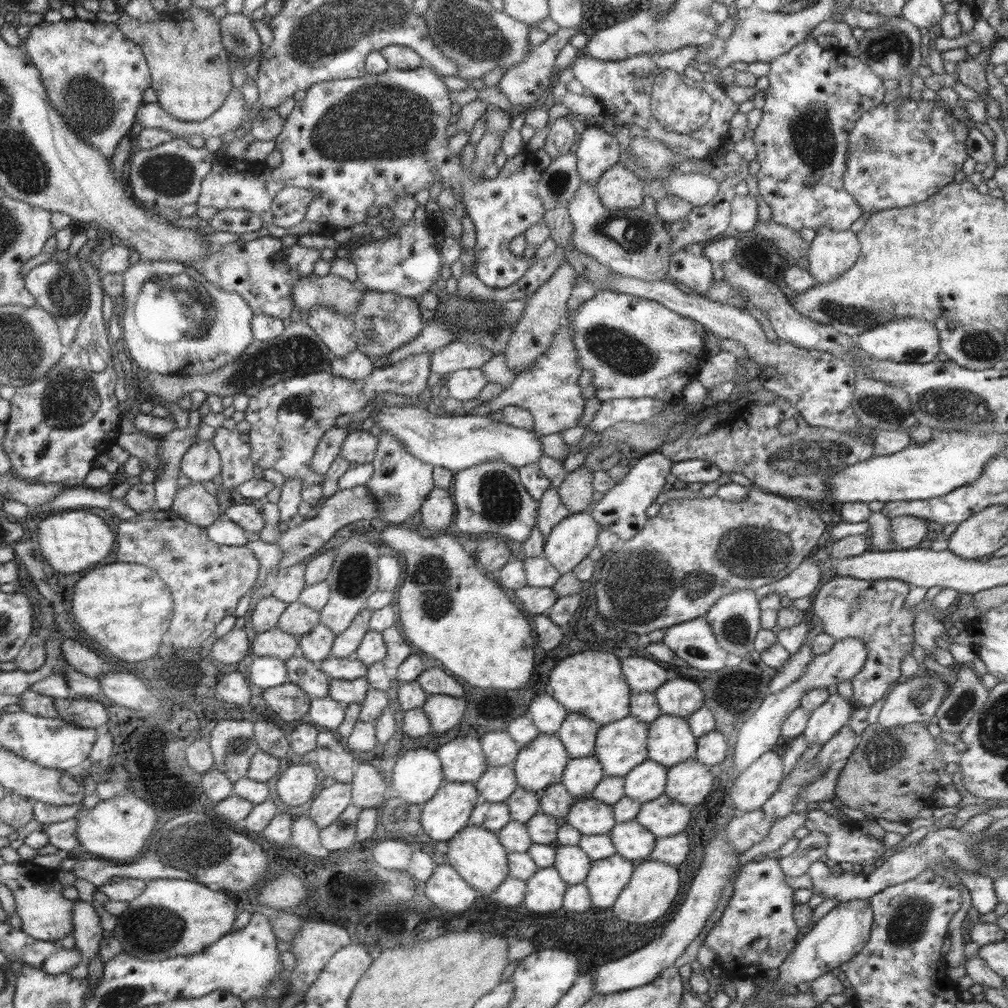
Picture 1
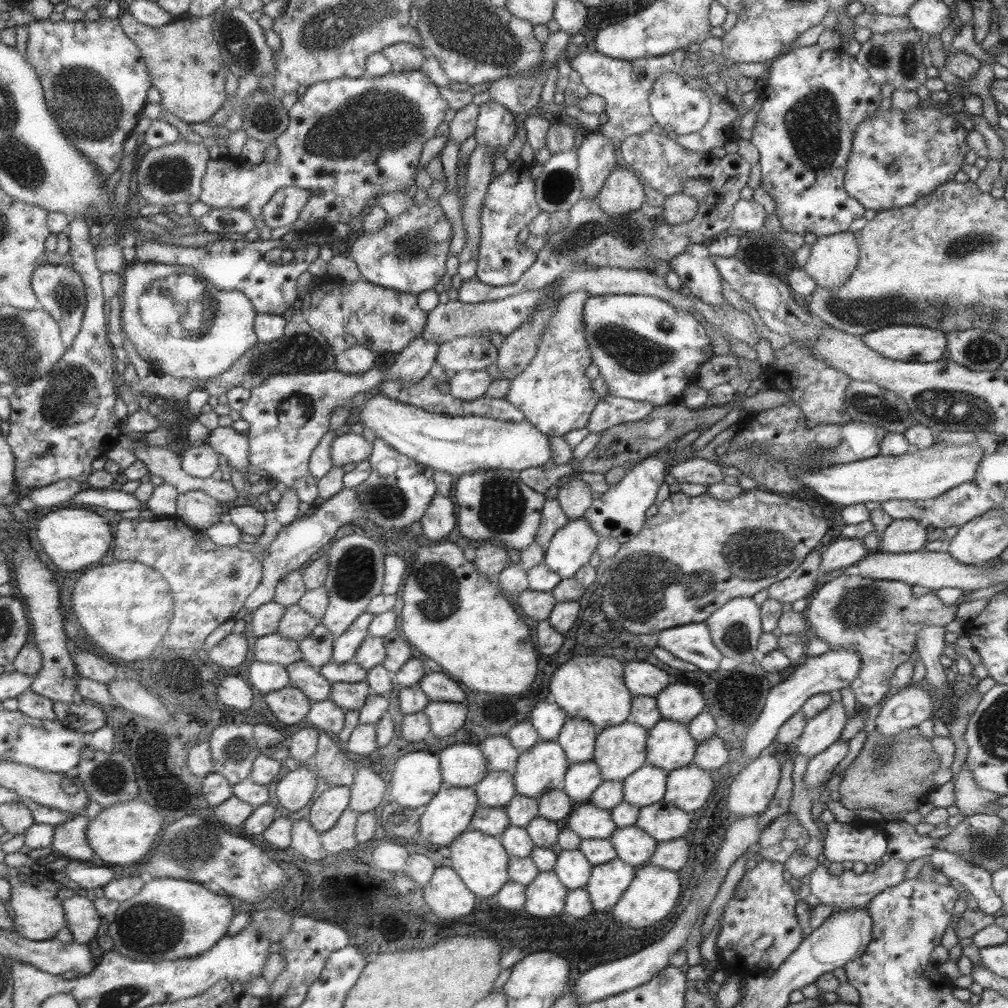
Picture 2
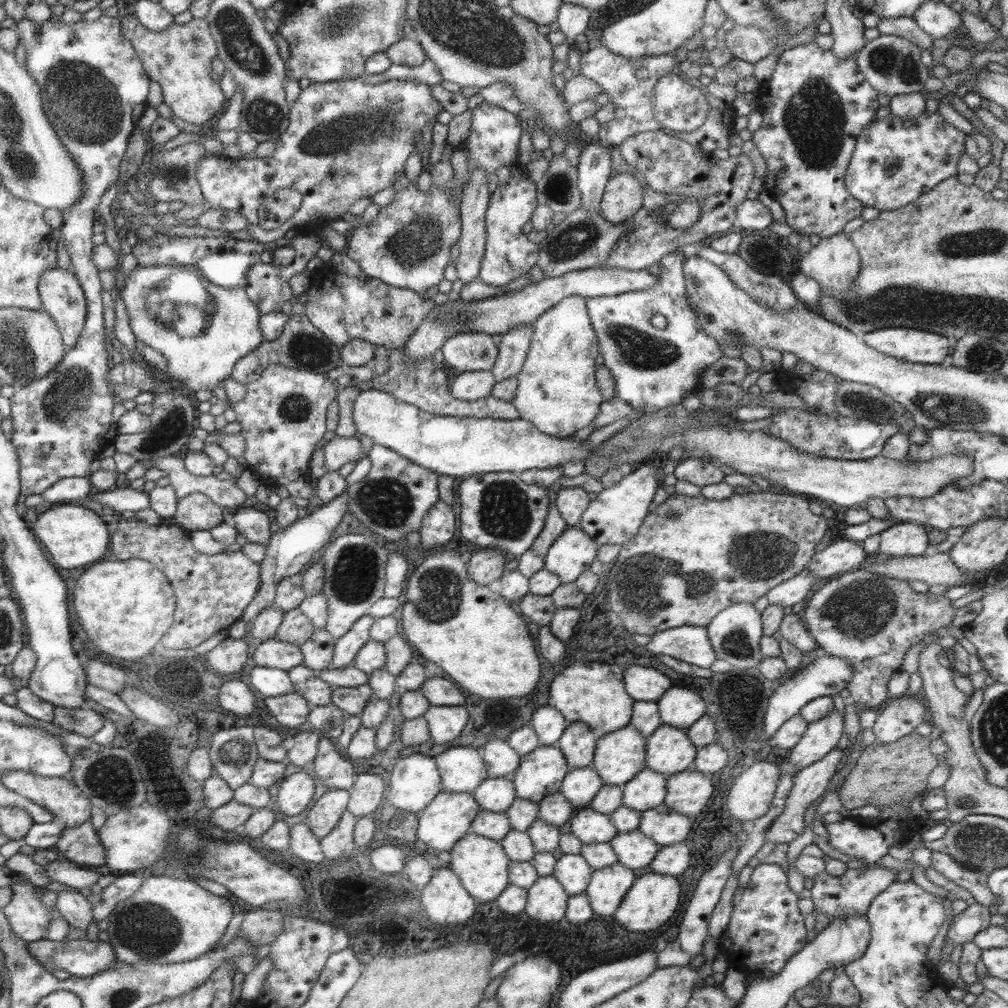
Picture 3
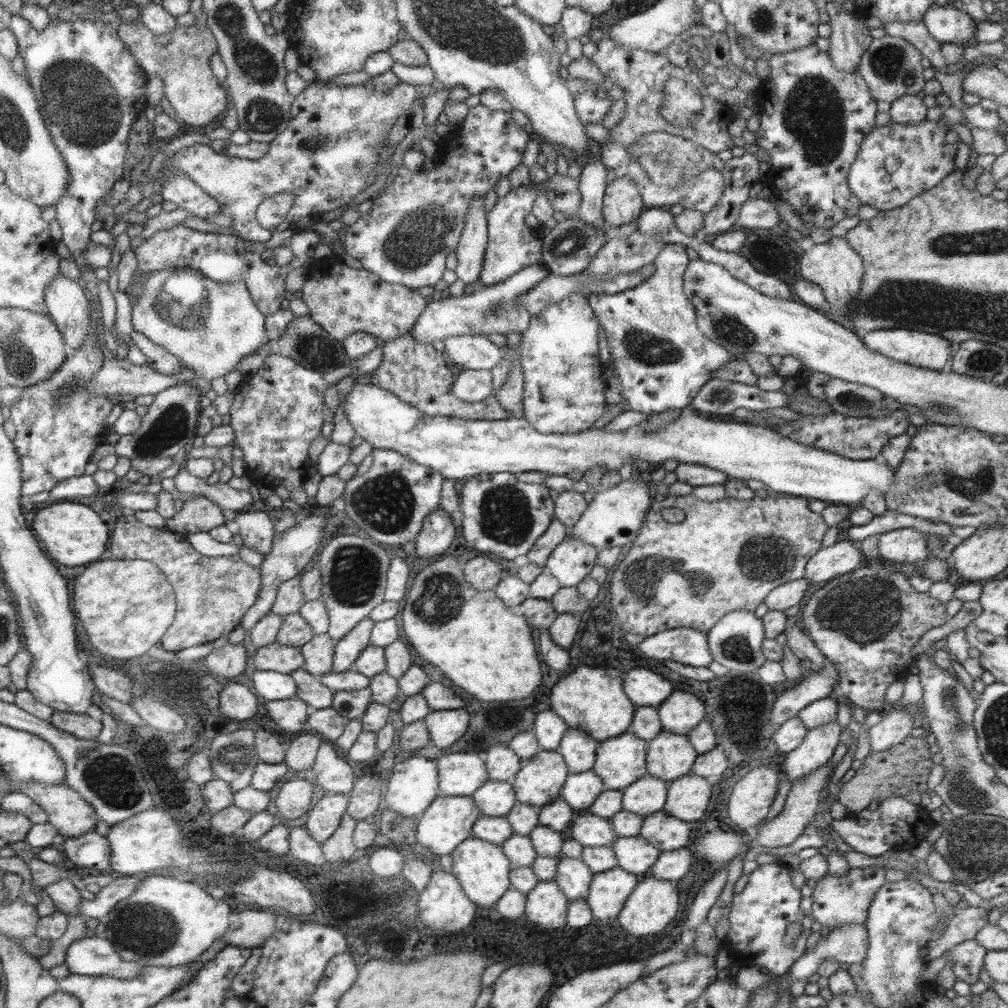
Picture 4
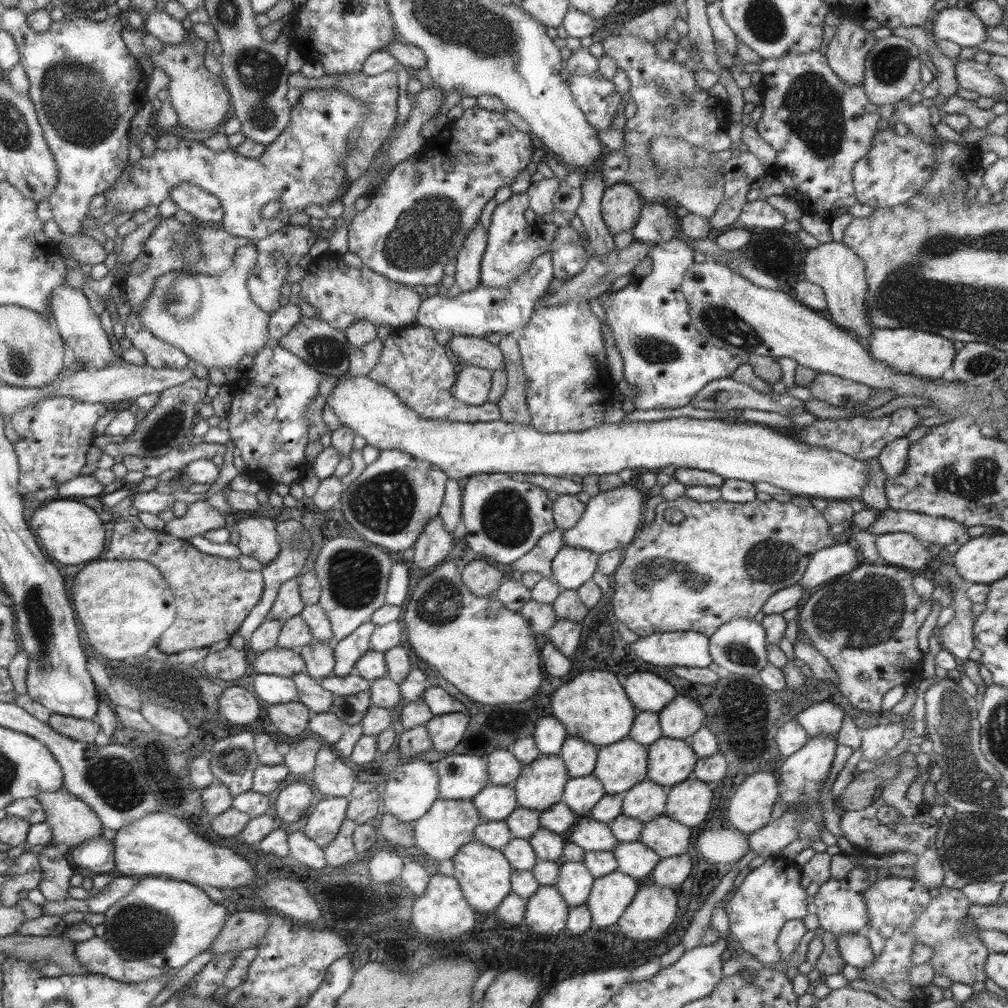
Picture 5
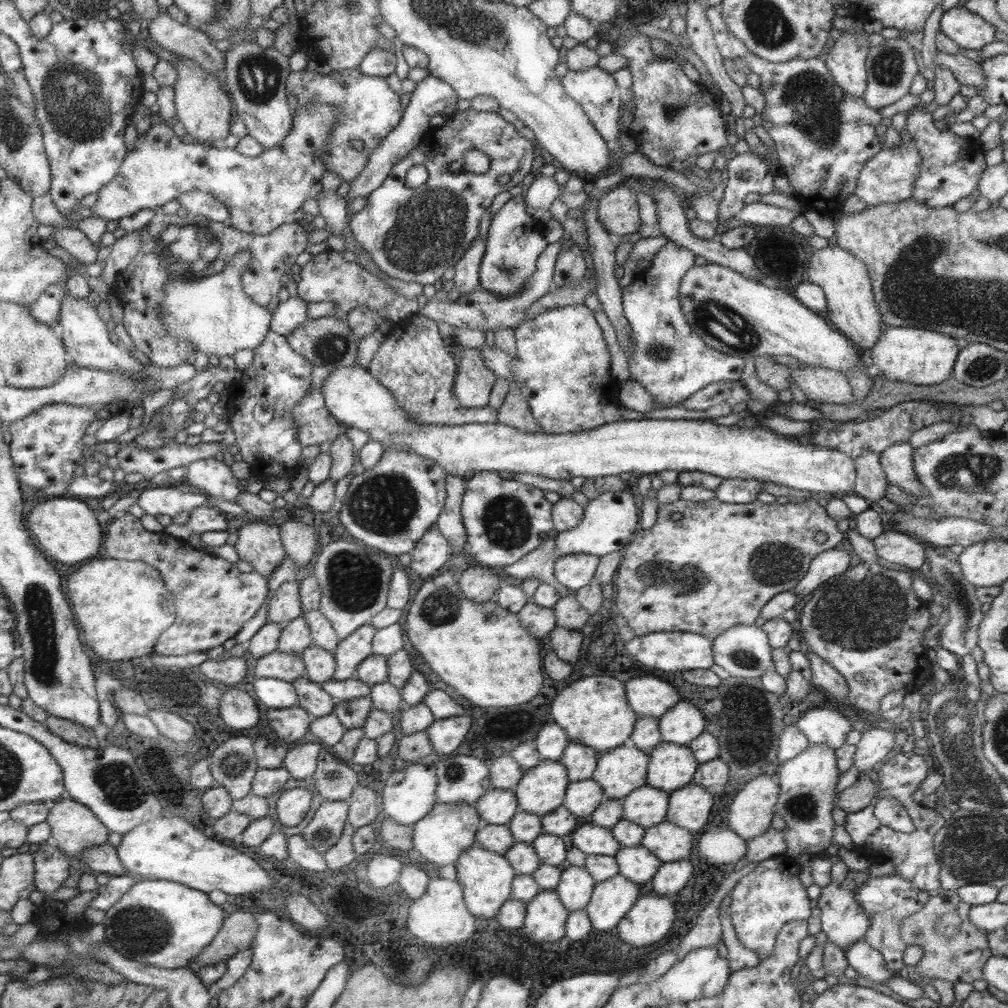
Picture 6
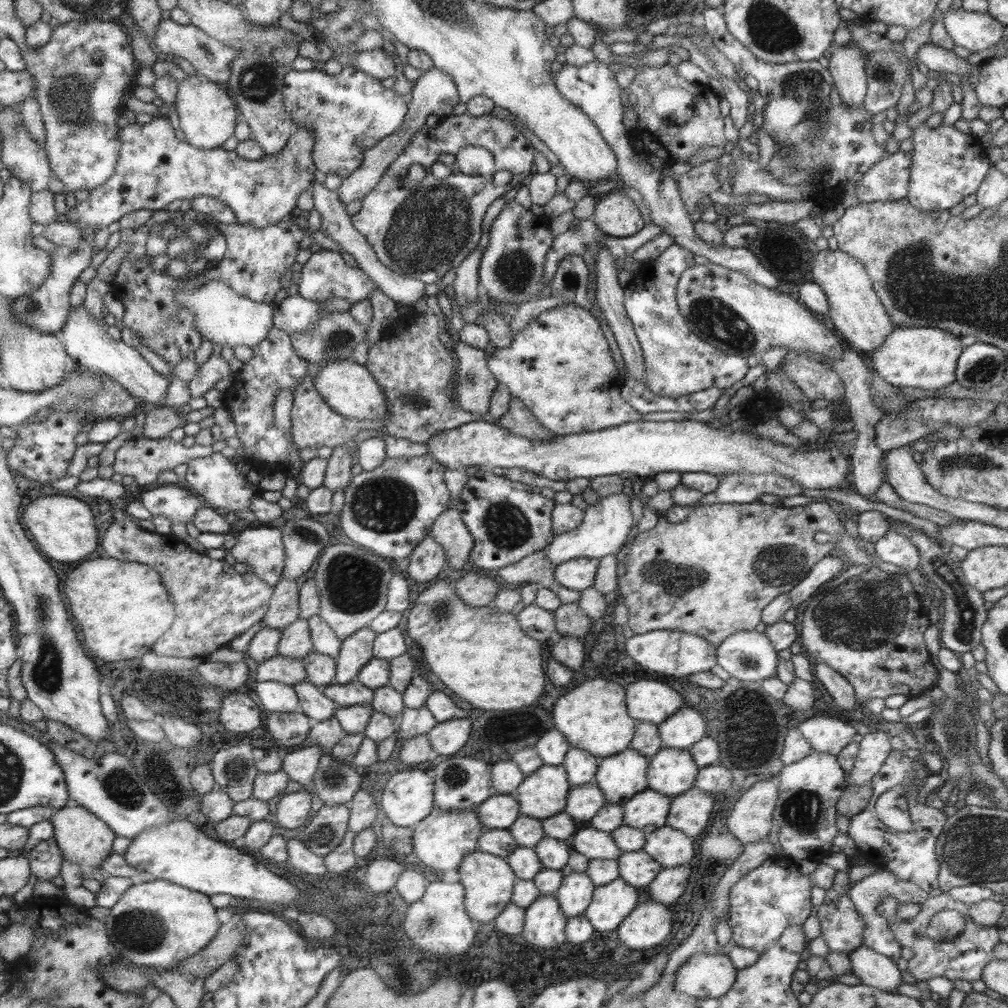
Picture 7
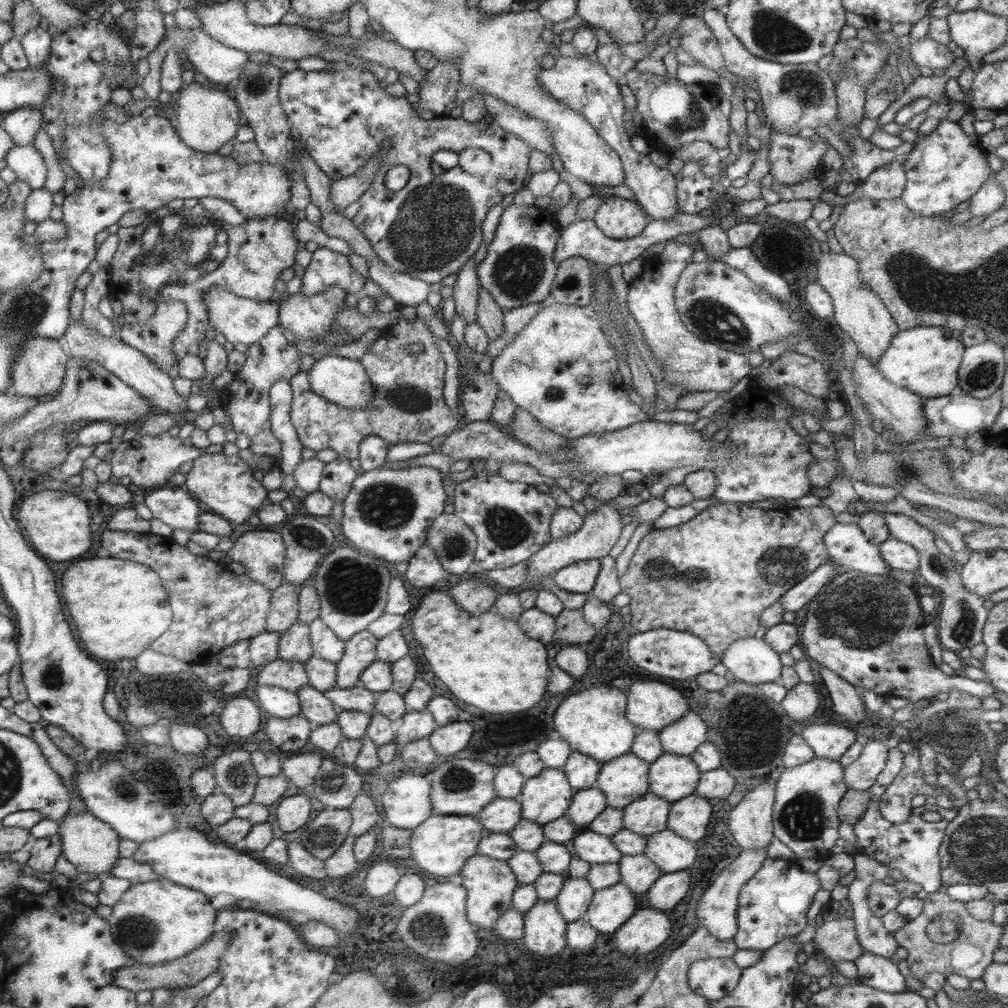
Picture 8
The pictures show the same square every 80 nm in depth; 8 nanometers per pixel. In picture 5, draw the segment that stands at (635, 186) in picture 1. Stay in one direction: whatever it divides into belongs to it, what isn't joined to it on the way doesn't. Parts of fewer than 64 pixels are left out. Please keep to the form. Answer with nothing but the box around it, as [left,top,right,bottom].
[600,182,642,235]

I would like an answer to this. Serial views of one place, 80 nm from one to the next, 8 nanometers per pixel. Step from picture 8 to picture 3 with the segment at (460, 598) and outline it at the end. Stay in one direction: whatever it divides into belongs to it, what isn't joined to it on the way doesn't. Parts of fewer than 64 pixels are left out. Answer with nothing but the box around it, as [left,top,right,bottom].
[466,548,506,585]

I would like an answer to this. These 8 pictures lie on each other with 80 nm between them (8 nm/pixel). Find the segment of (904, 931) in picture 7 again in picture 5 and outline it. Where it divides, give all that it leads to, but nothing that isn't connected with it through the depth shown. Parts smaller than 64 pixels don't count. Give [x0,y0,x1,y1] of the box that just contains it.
[912,885,990,986]

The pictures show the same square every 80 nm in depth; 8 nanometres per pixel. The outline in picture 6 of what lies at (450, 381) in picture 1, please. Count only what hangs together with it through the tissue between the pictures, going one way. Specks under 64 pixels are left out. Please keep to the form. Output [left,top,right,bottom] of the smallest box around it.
[452,347,497,408]

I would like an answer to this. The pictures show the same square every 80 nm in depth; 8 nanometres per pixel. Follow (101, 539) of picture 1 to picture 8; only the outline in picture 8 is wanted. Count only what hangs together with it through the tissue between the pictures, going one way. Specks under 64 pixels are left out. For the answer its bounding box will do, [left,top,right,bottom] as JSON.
[17,490,94,562]

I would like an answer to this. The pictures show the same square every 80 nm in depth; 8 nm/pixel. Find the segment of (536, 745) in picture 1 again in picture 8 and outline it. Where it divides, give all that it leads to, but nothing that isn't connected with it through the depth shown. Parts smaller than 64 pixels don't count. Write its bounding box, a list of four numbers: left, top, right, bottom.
[517,768,574,824]

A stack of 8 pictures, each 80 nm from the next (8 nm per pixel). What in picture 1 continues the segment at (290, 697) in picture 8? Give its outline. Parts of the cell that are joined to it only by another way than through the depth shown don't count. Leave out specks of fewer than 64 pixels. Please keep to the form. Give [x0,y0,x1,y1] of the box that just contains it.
[249,655,288,690]

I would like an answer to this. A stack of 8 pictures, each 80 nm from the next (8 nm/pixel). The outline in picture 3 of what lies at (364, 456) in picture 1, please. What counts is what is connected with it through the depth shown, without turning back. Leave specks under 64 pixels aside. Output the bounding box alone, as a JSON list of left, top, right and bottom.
[324,436,363,471]

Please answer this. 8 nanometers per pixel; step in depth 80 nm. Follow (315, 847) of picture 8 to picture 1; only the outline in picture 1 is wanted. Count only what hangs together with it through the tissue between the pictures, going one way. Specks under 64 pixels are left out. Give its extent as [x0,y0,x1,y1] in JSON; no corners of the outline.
[306,781,352,828]

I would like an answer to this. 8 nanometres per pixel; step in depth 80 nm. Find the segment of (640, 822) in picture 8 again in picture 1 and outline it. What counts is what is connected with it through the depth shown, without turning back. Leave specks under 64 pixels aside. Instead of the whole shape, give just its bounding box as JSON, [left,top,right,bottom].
[622,759,667,803]

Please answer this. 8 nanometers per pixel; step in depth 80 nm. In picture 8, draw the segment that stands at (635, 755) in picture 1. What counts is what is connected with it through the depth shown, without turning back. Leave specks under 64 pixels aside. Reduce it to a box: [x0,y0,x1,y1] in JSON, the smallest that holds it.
[596,751,649,811]

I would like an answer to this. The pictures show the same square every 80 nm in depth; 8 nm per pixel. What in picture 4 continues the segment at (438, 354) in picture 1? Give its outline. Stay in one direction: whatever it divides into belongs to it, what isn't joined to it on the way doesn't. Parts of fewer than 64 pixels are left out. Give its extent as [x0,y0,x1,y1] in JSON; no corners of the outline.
[444,335,502,370]

